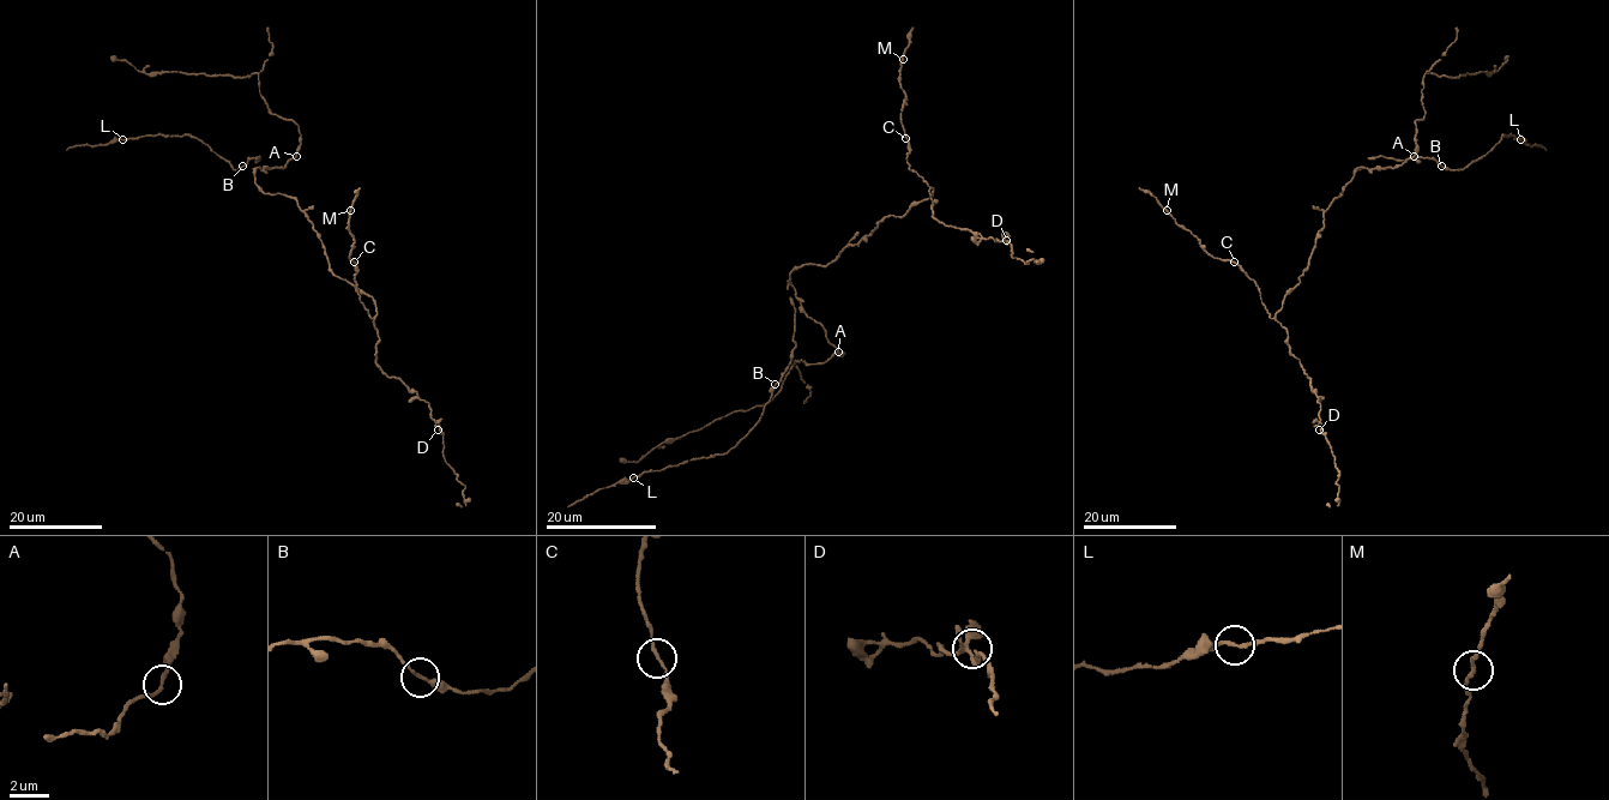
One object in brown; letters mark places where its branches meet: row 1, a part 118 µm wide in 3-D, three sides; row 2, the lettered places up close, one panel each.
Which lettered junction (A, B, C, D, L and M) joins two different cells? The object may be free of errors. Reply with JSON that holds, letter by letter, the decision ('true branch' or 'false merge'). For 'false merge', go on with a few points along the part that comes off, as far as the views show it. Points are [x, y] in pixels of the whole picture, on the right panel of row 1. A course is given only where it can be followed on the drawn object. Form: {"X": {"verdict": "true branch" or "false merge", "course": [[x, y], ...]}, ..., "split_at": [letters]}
{"A": {"verdict": "true branch"}, "B": {"verdict": "true branch"}, "C": {"verdict": "true branch"}, "D": {"verdict": "true branch"}, "L": {"verdict": "true branch"}, "M": {"verdict": "true branch"}, "split_at": []}

